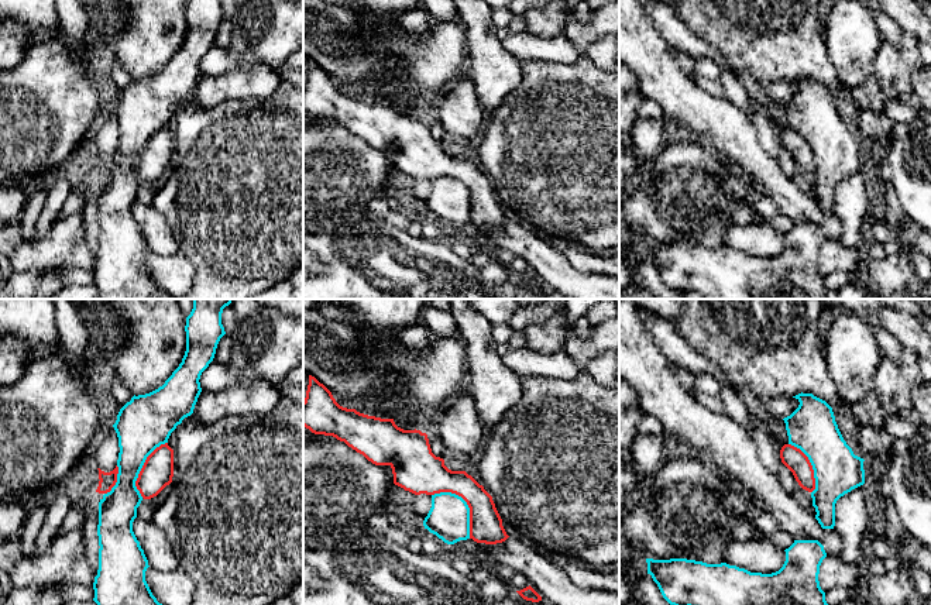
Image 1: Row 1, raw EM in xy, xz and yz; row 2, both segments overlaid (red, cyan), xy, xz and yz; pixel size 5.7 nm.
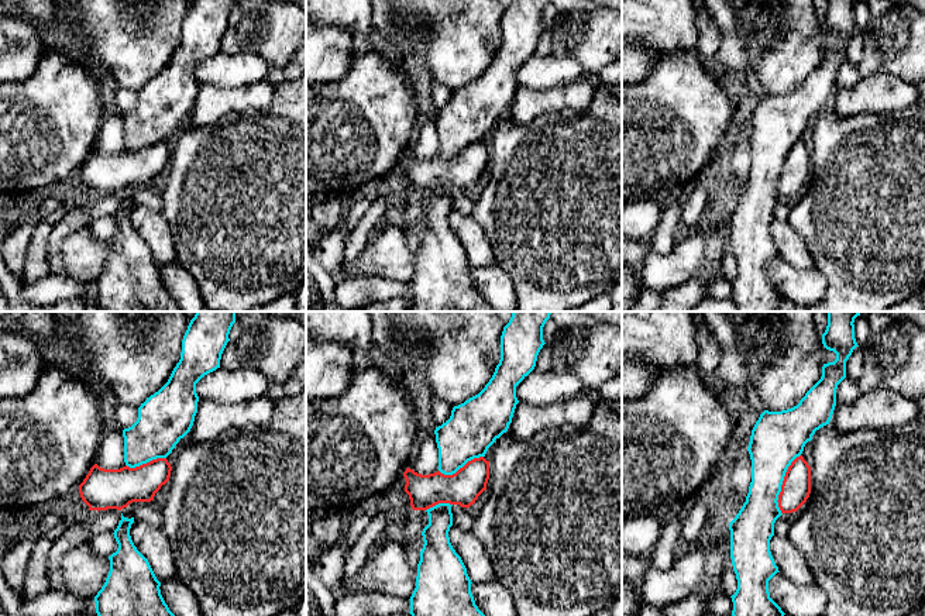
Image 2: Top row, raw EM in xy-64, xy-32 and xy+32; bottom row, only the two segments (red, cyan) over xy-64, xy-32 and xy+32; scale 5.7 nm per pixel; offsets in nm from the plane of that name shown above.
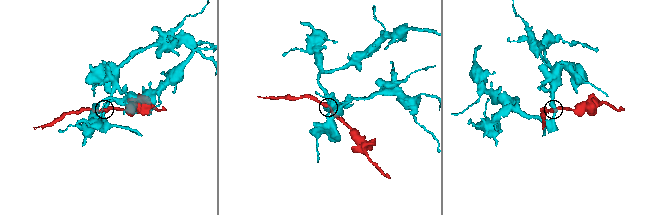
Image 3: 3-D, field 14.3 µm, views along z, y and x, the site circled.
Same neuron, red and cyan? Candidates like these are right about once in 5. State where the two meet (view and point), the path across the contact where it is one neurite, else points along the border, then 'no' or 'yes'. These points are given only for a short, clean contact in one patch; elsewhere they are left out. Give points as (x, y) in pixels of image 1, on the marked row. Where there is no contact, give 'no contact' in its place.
contact xz (467, 504); no

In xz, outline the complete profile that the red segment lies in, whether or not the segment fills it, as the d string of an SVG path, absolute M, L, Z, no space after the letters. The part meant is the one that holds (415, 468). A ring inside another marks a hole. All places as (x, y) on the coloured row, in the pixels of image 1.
M309 375L306 398L303 401L303 426L315 434L333 436L363 454L375 465L389 465L394 484L415 495L434 495L451 492L461 496L470 508L470 539L477 543L497 544L505 542L506 534L502 519L492 496L466 471L451 471L444 460L432 453L426 433L403 430L394 419L381 419L340 406L331 392L315 377Z

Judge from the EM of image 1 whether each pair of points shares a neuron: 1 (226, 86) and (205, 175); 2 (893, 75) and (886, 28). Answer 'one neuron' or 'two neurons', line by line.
1: two neurons
2: two neurons

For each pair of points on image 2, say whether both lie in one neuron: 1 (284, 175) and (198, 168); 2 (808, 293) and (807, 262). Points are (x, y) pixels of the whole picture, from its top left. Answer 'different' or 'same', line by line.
1: same
2: different

